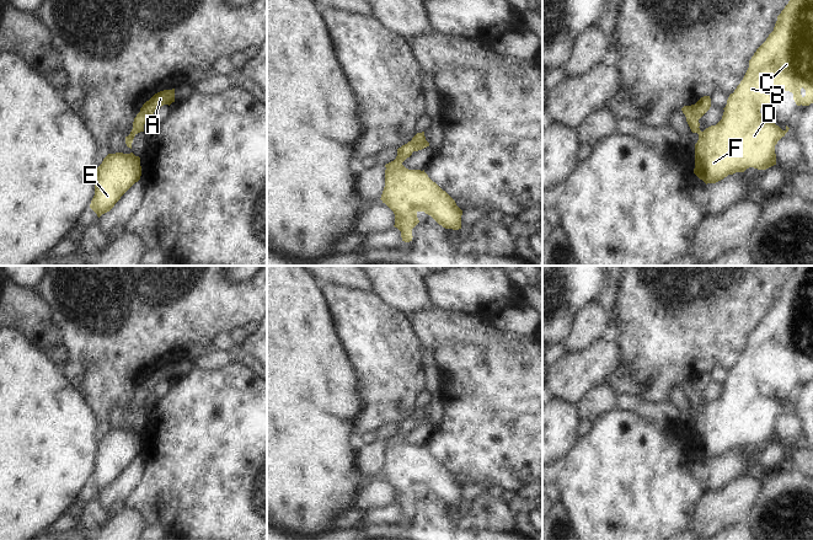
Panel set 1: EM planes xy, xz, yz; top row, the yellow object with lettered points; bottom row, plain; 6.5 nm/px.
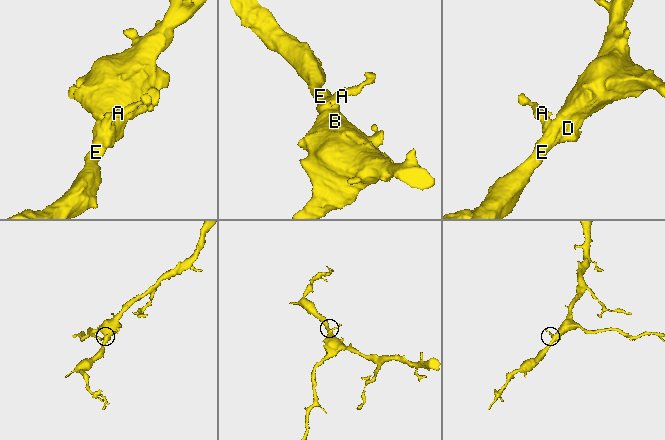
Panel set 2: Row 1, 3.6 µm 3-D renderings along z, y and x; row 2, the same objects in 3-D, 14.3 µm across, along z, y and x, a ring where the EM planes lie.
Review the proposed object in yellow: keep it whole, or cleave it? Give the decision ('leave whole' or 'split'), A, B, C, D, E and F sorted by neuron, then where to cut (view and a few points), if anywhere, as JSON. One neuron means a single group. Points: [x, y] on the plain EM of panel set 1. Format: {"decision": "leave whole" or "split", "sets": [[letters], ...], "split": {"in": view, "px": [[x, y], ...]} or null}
{"decision": "leave whole", "sets": [["A", "B", "C", "D", "E", "F"]], "split": null}

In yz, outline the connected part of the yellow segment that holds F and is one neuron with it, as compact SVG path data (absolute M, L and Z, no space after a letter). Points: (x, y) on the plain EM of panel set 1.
M797 266L781 289L777 292L774 306L766 316L756 325L749 336L749 343L733 369L729 370L727 380L723 384L722 395L716 400L700 406L699 395L710 385L710 371L701 373L695 380L681 384L686 397L692 408L699 410L695 419L695 444L694 449L707 459L716 459L728 450L744 448L749 443L766 445L776 440L775 421L788 407L788 402L782 406L775 400L775 391L765 394L760 389L763 381L772 381L776 378L776 370L783 367L793 369L797 381L809 381L813 379L813 266Z

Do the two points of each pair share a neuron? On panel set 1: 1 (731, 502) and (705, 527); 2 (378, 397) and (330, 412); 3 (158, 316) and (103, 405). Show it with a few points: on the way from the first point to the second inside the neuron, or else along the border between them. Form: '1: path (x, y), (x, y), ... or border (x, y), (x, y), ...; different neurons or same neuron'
1: path (725, 507), (711, 520); same neuron
2: border (354, 374), (360, 401), (353, 422), (356, 431); different neurons
3: path (135, 338), (108, 365), (108, 379), (106, 383); same neuron

